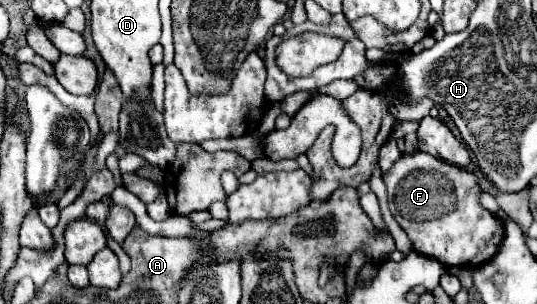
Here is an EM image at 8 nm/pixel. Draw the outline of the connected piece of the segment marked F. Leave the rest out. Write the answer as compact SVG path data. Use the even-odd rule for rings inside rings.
M428 153L402 155L388 173L384 173L384 183L388 187L388 203L394 219L408 233L416 253L438 259L442 265L482 265L494 257L502 239L502 221L480 207L478 193L480 187L476 177L464 167L450 165ZM456 193L456 203L452 201ZM438 211L448 211L438 217Z

